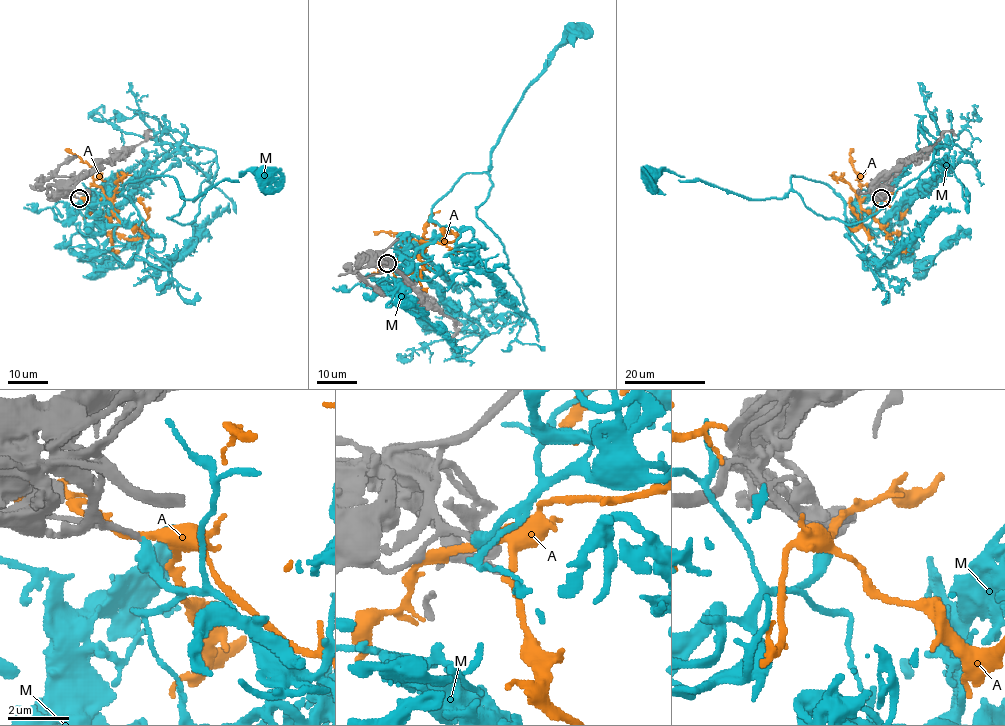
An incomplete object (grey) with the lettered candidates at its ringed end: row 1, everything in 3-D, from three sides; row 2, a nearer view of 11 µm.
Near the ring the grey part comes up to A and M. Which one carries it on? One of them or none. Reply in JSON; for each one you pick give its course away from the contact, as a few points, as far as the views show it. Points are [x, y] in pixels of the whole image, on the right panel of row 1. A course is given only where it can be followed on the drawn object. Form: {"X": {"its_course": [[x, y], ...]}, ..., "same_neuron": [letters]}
{"M": {"its_course": [[881, 198], [852, 227], [819, 181], [791, 176], [782, 198], [753, 199], [667, 171], [650, 177]]}, "same_neuron": ["M"]}

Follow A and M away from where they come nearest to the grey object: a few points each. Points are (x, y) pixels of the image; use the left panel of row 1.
A: (79, 198), (109, 218), (115, 213), (110, 200), (95, 184), (92, 168), (66, 148)
M: (79, 198), (107, 224), (135, 227), (122, 193), (130, 181), (171, 176), (192, 199), (246, 171), (265, 177)

